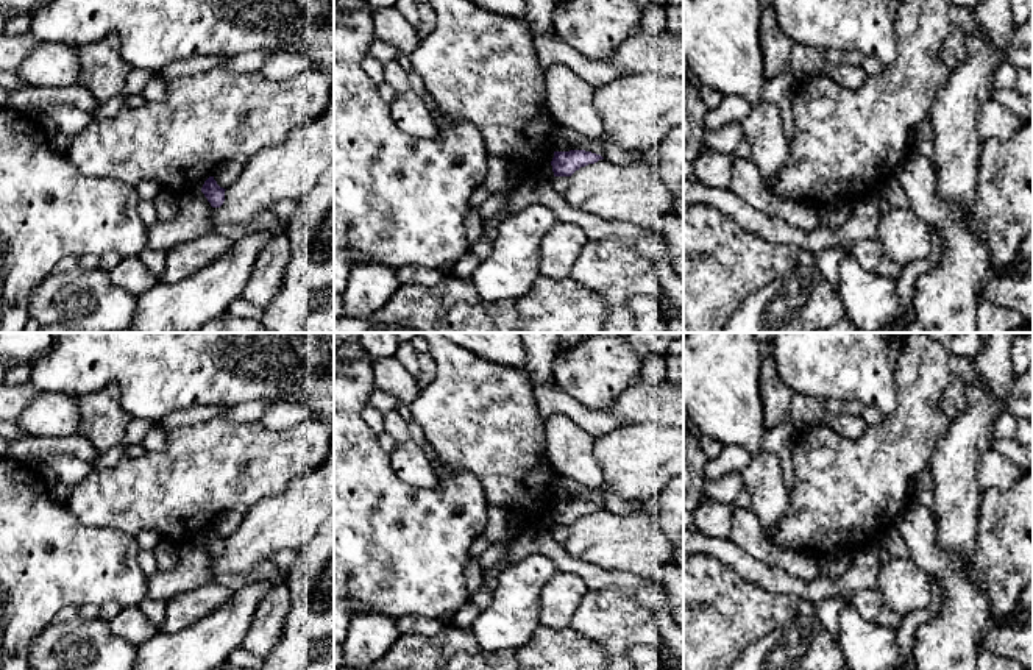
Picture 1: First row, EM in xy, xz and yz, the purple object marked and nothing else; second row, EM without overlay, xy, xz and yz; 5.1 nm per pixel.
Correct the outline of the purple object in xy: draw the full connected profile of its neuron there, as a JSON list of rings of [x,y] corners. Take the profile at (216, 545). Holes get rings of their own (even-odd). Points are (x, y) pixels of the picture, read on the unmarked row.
[[[209,526],[201,537],[201,542],[204,543],[212,558],[220,558],[223,554],[225,540],[226,539],[217,534],[214,526]]]

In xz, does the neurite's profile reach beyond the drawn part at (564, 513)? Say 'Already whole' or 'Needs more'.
Already whole

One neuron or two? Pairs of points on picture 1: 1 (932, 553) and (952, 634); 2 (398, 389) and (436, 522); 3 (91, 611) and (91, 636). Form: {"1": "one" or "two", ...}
{"1": "one", "2": "two", "3": "two"}

